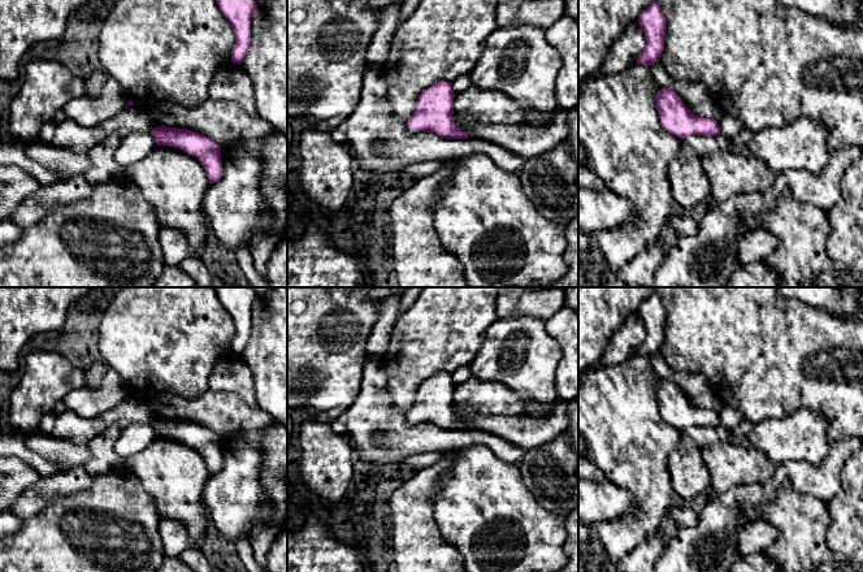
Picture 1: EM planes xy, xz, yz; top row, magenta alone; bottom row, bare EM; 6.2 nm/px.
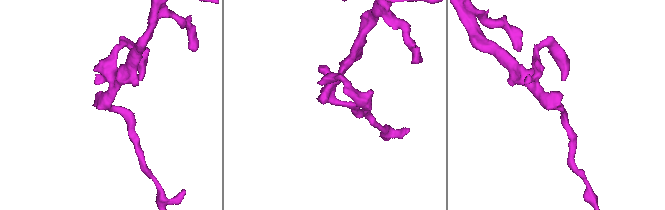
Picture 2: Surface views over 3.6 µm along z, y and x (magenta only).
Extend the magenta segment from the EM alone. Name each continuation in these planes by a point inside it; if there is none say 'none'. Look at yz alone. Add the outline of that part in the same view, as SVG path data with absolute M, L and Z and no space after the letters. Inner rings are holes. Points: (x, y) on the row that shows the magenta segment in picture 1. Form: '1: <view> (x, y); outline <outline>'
none

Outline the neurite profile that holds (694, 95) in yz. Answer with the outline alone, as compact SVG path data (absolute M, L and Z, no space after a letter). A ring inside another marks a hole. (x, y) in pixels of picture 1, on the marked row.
M660 61L650 65L650 69L656 83L673 90L693 114L717 121L724 113L703 83L675 81L667 74Z

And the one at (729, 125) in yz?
M728 112L721 114L717 124L720 127L720 134L729 139L736 136L743 129L743 124L736 116Z

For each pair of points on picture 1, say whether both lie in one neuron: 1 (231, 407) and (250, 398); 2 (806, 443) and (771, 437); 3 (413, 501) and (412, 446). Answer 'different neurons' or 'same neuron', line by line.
1: different neurons
2: same neuron
3: different neurons

